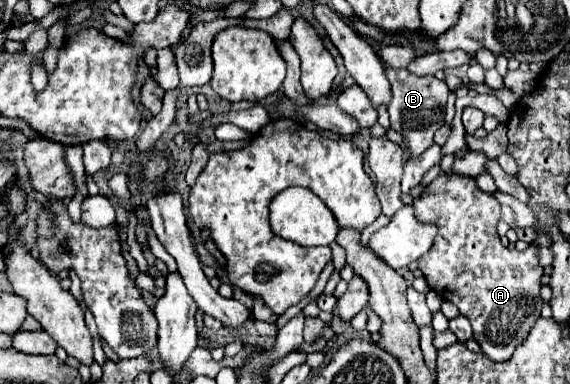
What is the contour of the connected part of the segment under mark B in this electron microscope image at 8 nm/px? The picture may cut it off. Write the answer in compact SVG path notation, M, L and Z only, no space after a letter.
M385 67L385 75L393 87L393 99L389 103L391 129L395 129L397 133L403 135L403 139L409 145L409 155L417 157L425 149L429 149L429 145L433 145L433 135L443 125L449 87L445 85L445 81L441 81L433 75L417 77L417 75L411 75L407 69Z

